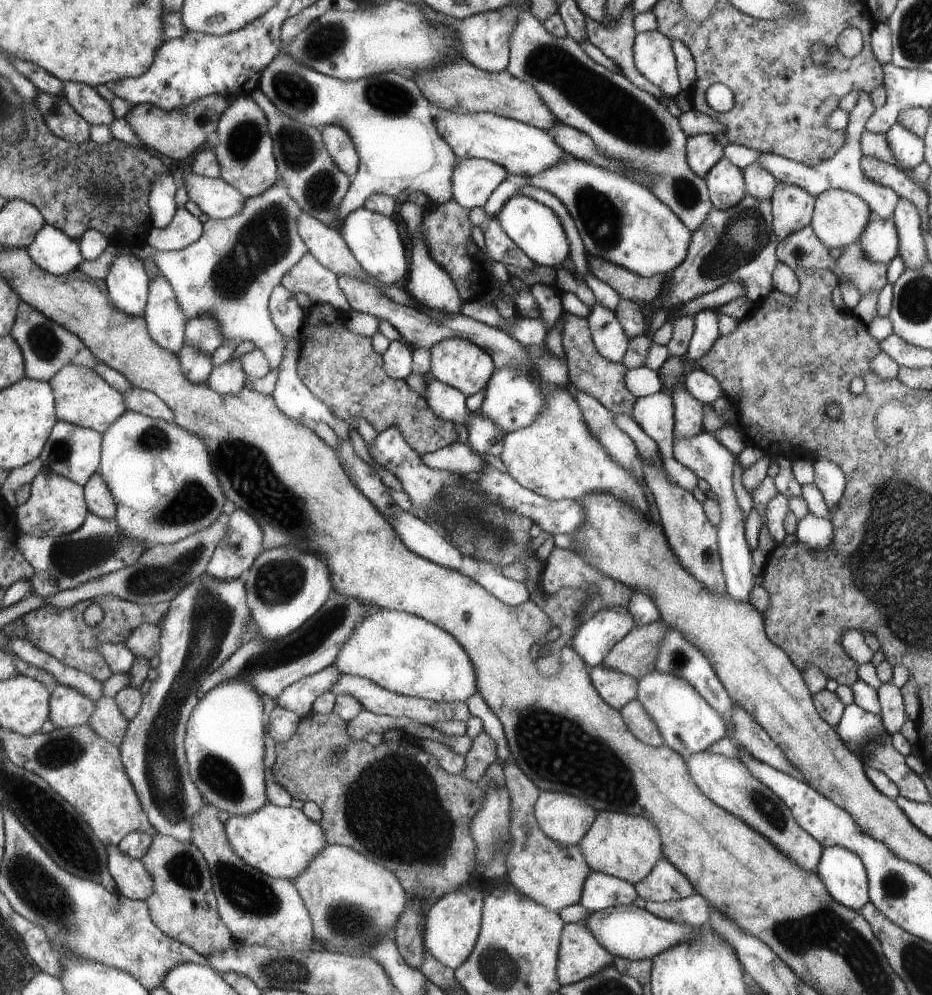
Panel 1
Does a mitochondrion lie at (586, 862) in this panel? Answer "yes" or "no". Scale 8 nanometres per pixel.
no

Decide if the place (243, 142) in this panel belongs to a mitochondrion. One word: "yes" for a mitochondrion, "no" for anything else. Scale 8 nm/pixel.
yes

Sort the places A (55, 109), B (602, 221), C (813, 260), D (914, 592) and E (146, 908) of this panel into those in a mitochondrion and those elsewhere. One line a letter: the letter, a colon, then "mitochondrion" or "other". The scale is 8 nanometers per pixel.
A: mitochondrion
B: mitochondrion
C: other
D: mitochondrion
E: other

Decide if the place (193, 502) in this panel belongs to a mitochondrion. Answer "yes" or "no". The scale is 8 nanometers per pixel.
yes

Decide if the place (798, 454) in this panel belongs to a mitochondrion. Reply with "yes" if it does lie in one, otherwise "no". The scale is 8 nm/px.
no

